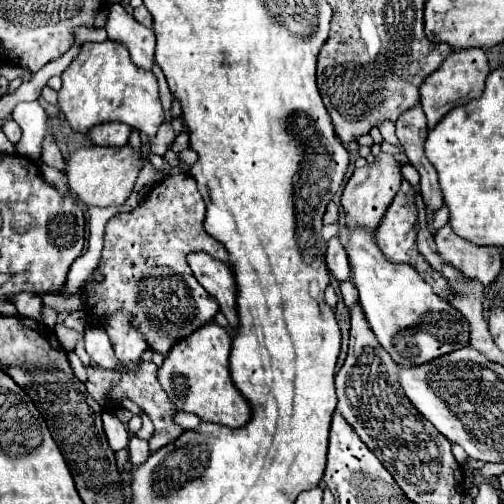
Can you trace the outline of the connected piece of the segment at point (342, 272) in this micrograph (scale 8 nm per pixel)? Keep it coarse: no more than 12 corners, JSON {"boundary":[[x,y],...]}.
{"boundary":[[339,237],[329,239],[327,267],[345,281],[351,275]]}

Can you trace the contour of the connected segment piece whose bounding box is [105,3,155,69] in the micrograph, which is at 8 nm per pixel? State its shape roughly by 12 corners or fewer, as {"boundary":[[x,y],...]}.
{"boundary":[[119,3],[109,7],[105,31],[131,59],[151,69],[155,33]]}

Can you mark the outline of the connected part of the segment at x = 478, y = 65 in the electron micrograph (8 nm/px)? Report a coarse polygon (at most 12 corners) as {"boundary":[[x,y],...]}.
{"boundary":[[483,49],[453,51],[419,89],[427,127],[481,97]]}

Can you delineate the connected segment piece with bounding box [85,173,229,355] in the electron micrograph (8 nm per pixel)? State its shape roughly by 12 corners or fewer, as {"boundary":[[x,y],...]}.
{"boundary":[[189,173],[111,217],[87,305],[161,355],[219,303],[187,255],[229,261]]}

